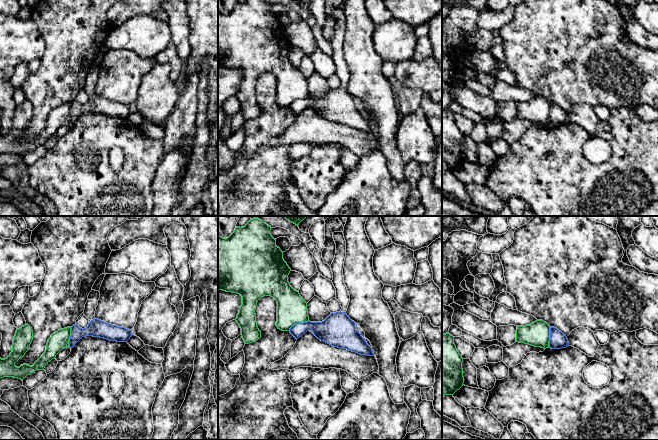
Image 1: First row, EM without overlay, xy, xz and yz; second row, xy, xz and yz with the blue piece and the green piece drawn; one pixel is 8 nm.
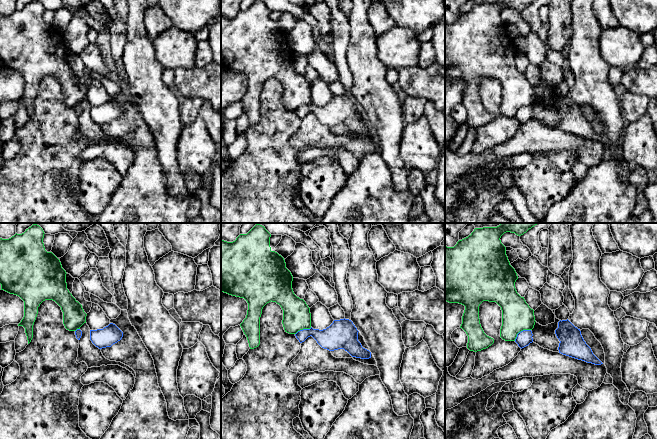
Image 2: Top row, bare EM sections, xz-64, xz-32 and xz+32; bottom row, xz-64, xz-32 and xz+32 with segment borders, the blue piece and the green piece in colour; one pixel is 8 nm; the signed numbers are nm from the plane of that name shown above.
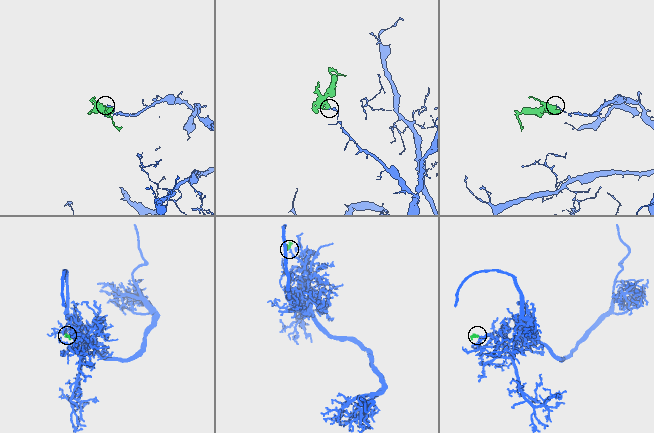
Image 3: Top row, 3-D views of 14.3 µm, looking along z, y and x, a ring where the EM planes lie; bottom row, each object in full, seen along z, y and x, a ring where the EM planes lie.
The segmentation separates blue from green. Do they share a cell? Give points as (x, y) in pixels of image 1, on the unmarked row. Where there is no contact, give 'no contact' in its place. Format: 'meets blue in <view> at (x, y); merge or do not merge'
meets blue in xz at (298, 99); do not merge

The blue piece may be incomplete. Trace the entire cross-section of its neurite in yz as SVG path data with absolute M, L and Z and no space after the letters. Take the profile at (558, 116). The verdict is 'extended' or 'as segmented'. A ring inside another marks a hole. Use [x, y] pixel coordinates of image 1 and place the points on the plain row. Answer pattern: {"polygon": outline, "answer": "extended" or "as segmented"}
{"polygon": "M550 103L549 124L561 125L569 122L568 115L561 107L555 103Z", "answer": "as segmented"}

